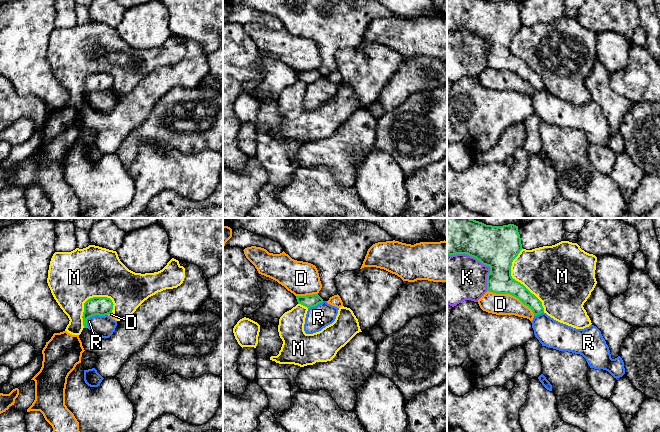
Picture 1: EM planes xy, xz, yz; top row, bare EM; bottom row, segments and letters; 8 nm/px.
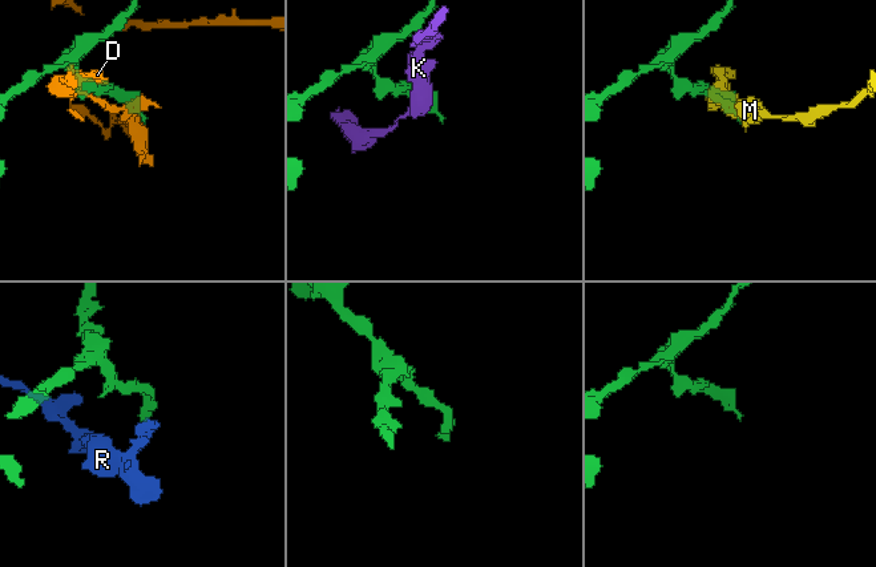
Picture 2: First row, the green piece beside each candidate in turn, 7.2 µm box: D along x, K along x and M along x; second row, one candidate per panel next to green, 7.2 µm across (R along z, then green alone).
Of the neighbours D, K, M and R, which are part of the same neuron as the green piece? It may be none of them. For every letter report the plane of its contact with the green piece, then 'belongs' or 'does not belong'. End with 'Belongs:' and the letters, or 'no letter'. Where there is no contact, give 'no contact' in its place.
D: meets green in yz; does not belong
K: meets green in yz; does not belong
M: meets green in yz; does not belong
R: meets green in xy; does not belong
Belongs: no letter

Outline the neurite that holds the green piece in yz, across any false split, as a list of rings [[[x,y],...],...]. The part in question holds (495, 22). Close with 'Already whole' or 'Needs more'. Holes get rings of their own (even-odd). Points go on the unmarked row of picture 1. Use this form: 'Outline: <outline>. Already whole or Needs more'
Outline: [[[447,0],[447,32],[467,30],[489,42],[487,67],[512,71],[537,92],[544,88],[542,78],[511,52],[512,38],[522,25],[514,0]]]. Already whole

